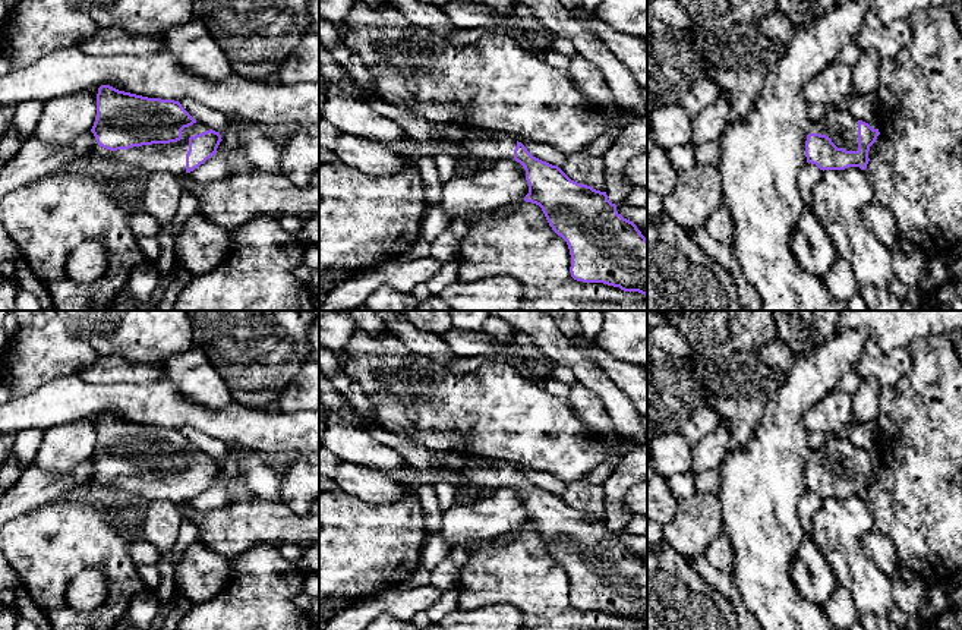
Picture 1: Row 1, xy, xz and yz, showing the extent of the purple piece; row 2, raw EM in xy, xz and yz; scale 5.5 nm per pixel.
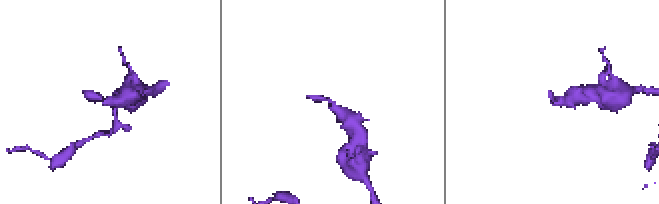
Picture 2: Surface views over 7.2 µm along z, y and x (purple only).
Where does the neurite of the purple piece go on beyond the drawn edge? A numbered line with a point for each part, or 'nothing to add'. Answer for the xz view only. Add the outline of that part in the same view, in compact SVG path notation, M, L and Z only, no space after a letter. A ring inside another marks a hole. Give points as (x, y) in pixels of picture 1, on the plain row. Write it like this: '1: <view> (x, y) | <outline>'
1: xz (479, 472) | M362 416L360 420L369 435L381 444L395 450L403 457L404 464L416 470L436 472L454 485L473 485L485 491L514 486L514 478L517 475L514 463L461 456L464 460L463 466L451 470L436 462L442 457L444 451L430 450L410 437L392 434L379 423L373 423Z

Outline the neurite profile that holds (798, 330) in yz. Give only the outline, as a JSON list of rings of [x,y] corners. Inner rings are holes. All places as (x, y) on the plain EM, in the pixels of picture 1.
[[[772,311],[779,338],[795,359],[819,349],[836,331],[839,311]]]

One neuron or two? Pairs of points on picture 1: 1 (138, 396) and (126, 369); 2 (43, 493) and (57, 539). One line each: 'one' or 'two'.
1: two
2: two

